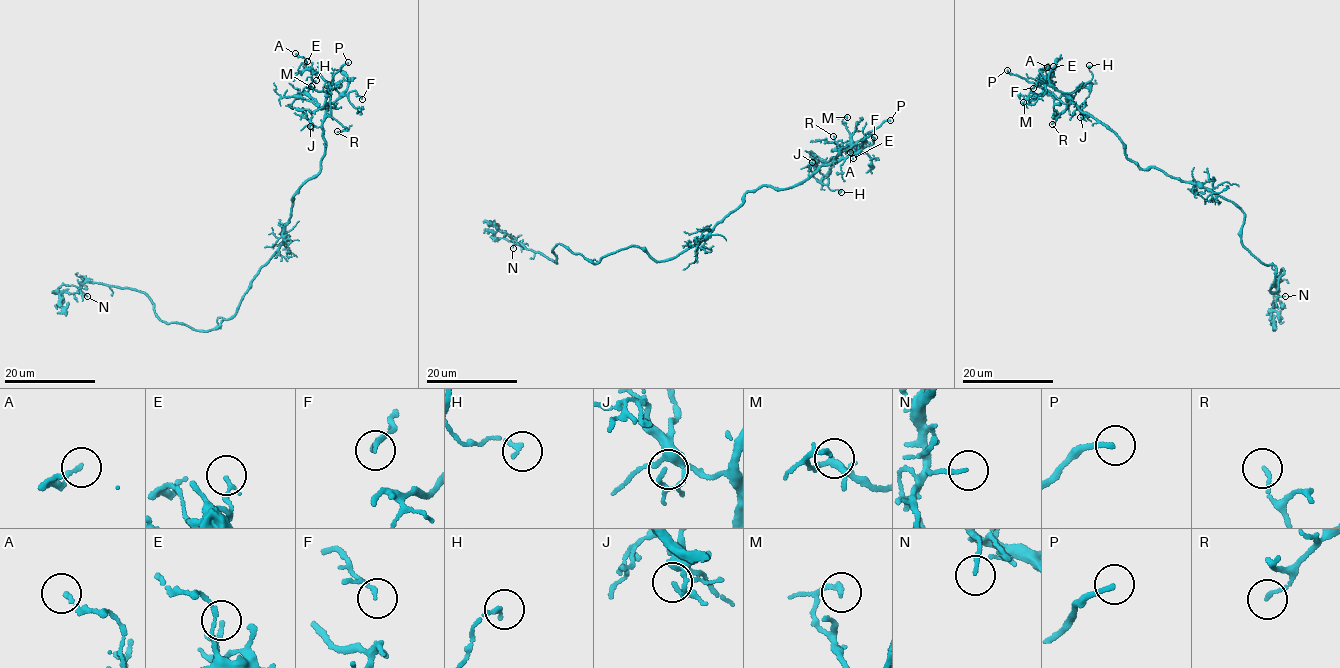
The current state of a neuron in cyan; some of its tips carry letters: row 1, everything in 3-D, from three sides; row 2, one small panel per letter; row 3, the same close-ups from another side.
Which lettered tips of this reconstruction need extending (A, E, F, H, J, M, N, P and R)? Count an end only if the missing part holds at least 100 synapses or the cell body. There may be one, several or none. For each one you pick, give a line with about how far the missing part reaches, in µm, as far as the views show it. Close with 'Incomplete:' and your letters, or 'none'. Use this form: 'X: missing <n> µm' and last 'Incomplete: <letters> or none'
P: missing 15 µm
Incomplete: P

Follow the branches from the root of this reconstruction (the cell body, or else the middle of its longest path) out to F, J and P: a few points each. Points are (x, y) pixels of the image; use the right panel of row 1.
F: (1237, 207), (1197, 184), (1155, 168), (1143, 169), (1126, 156), (1117, 135), (1065, 96), (1040, 81), (1033, 88)
J: (1237, 207), (1197, 184), (1155, 168), (1143, 169), (1126, 156), (1117, 135), (1084, 112), (1080, 117)
P: (1237, 207), (1197, 184), (1143, 169), (1099, 122), (1063, 95), (1056, 98), (1007, 70)

